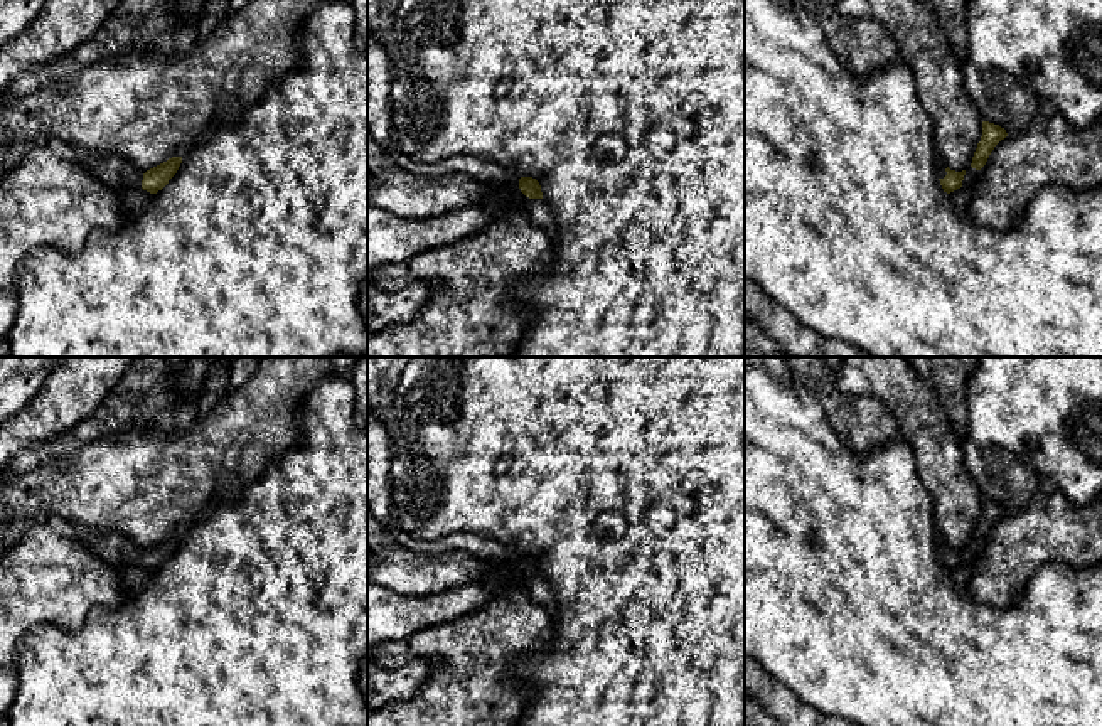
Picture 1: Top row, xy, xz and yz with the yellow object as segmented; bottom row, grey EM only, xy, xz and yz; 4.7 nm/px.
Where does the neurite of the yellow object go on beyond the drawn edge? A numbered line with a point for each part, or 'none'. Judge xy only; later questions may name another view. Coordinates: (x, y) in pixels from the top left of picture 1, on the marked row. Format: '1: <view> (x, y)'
1: xy (113, 170)

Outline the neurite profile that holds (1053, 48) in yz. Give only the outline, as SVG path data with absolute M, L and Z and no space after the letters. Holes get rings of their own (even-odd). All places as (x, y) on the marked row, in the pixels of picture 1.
M967 0L966 25L976 67L1008 72L1028 94L1048 99L1078 130L1102 118L1102 0Z

